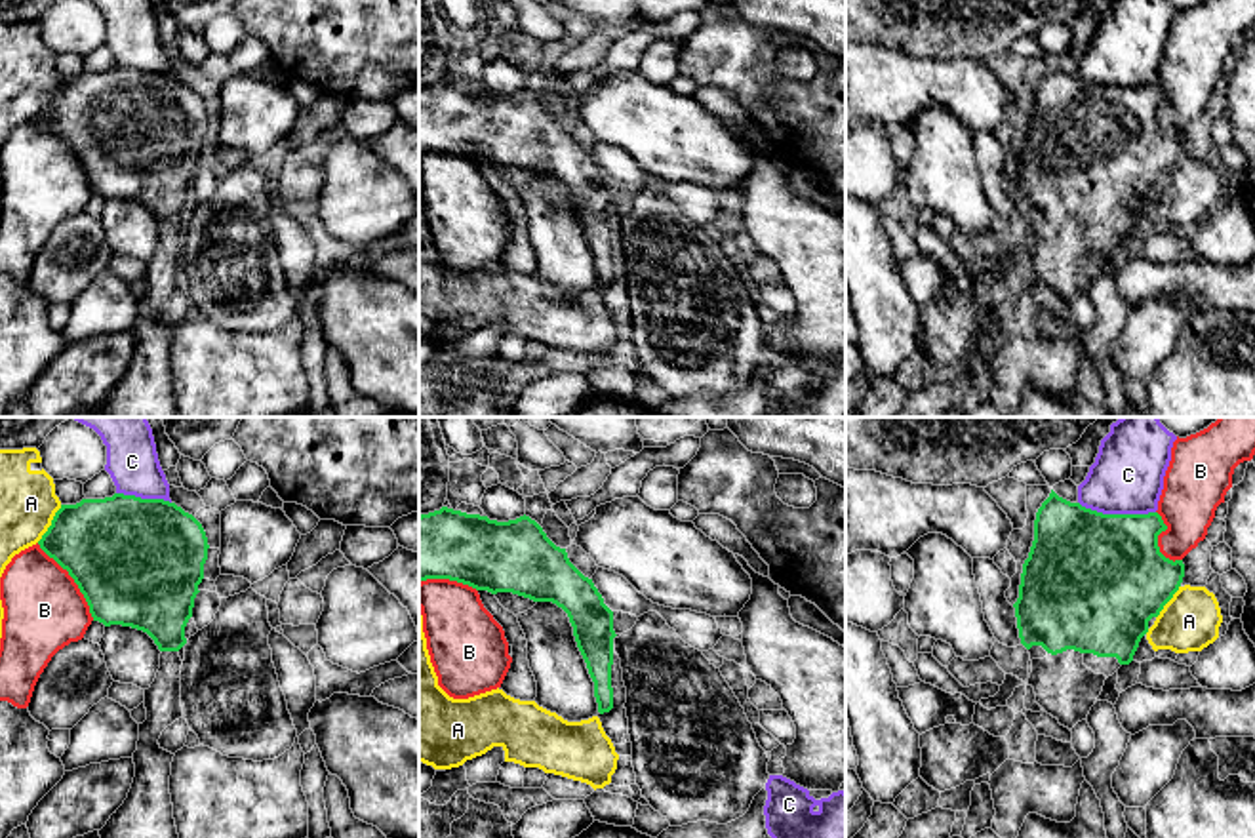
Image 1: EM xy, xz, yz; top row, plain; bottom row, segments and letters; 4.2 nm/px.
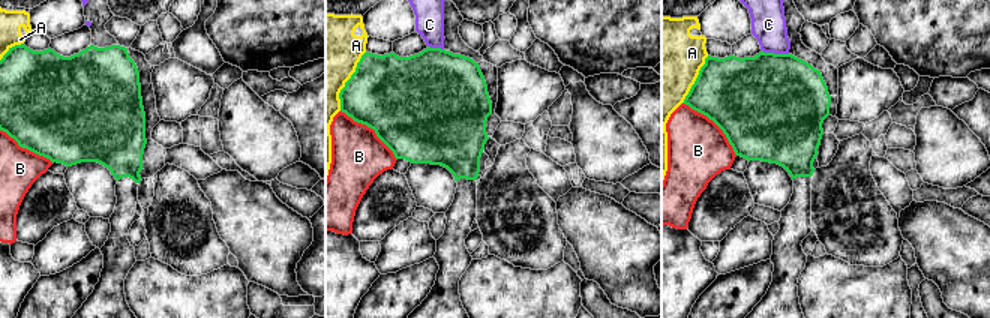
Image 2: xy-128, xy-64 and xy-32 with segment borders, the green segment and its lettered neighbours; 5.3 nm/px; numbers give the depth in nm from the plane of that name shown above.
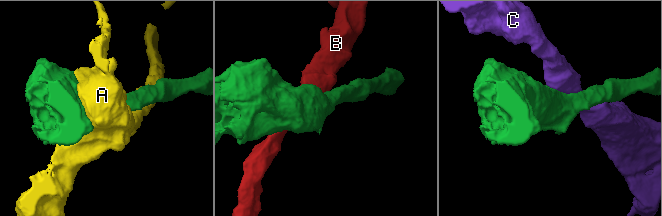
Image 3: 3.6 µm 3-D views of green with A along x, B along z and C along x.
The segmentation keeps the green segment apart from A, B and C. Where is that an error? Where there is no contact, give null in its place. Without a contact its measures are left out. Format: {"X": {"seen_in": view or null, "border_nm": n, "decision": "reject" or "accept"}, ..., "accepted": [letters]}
{"A": {"seen_in": "xy", "border_nm": 190, "decision": "reject"}, "B": {"seen_in": "xy", "border_nm": 400, "decision": "reject"}, "C": {"seen_in": "yz", "border_nm": 340, "decision": "reject"}, "accepted": []}

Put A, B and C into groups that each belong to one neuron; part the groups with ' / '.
A / B / C

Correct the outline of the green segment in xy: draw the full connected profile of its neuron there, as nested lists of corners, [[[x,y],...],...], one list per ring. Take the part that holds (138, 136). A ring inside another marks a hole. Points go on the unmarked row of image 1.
[[[114,67],[61,78],[38,118],[74,152],[93,194],[143,204],[162,225],[156,251],[145,263],[147,293],[139,297],[135,350],[124,377],[99,404],[101,417],[179,417],[169,368],[175,328],[164,324],[158,312],[168,299],[183,291],[179,223],[187,217],[185,200],[204,152],[209,122],[206,105],[175,76]]]

